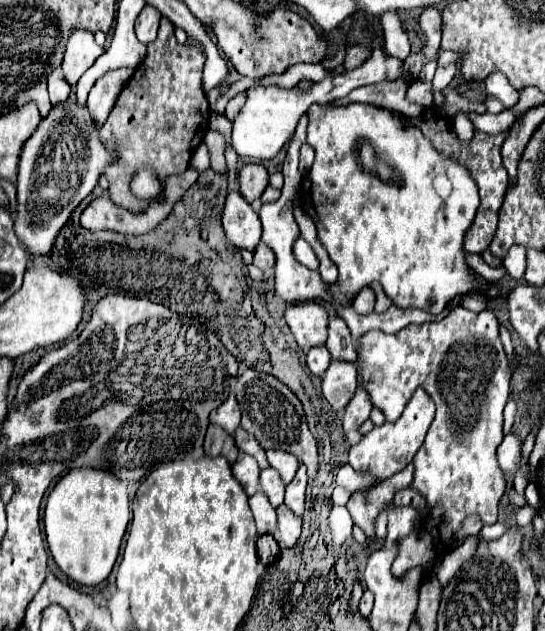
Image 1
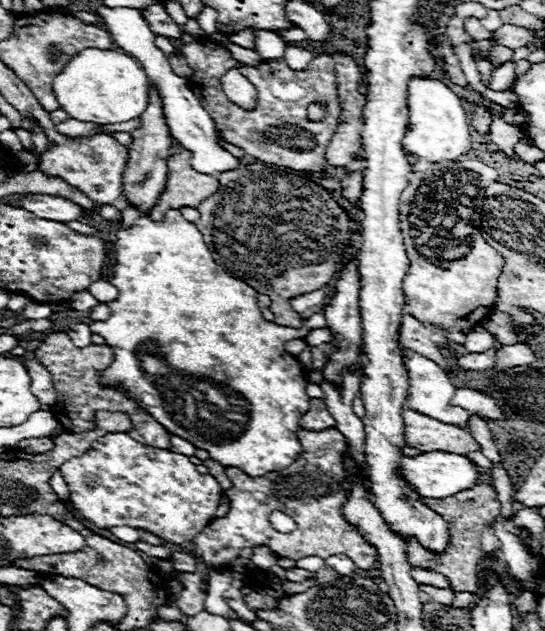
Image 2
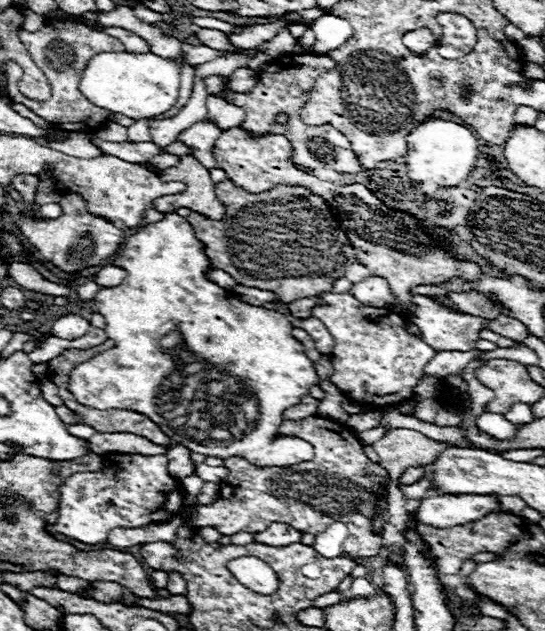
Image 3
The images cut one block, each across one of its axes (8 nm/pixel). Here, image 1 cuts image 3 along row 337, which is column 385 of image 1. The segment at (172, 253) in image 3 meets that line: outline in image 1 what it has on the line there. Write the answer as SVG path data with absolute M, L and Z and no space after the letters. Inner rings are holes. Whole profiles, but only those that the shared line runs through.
M326 102L310 106L306 116L306 142L314 148L316 160L302 180L300 204L312 216L320 242L338 266L338 280L328 284L332 300L340 306L352 306L353 298L362 286L380 282L396 306L440 314L456 294L470 292L472 284L468 278L468 264L460 248L464 234L474 220L480 198L476 182L470 178L468 170L438 154L416 124L408 124L392 110L382 110L374 104L362 102L350 102L346 106ZM364 141L374 147L377 158L396 169L400 174L400 186L364 172L360 162L356 162L356 142Z

